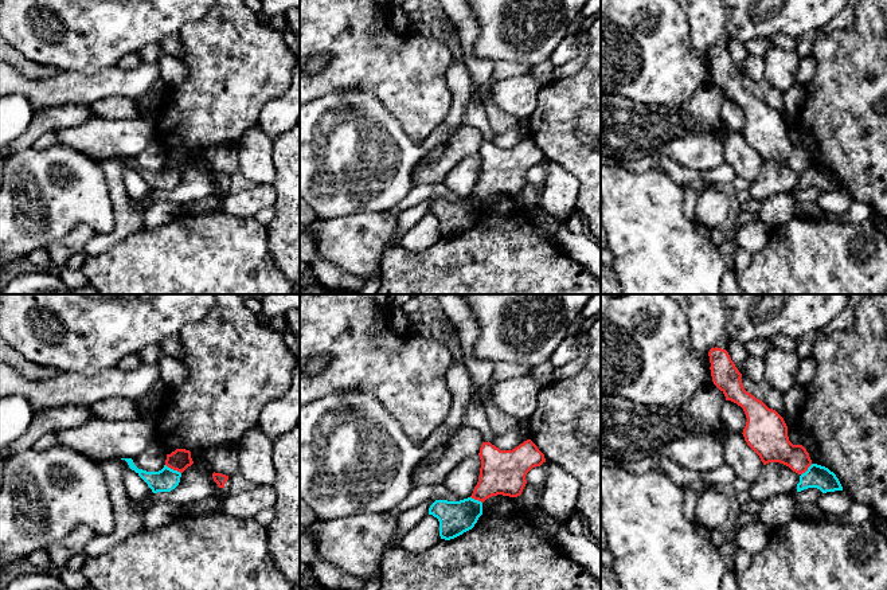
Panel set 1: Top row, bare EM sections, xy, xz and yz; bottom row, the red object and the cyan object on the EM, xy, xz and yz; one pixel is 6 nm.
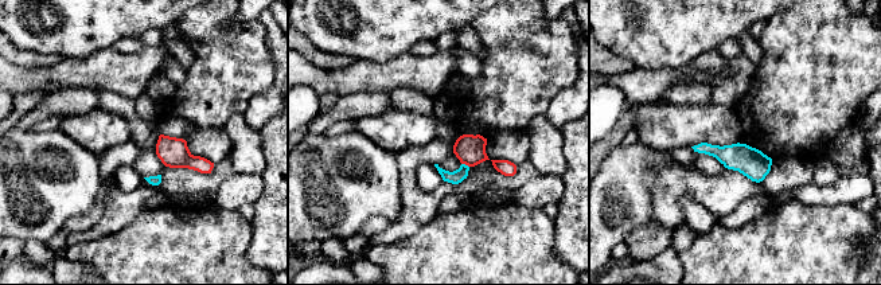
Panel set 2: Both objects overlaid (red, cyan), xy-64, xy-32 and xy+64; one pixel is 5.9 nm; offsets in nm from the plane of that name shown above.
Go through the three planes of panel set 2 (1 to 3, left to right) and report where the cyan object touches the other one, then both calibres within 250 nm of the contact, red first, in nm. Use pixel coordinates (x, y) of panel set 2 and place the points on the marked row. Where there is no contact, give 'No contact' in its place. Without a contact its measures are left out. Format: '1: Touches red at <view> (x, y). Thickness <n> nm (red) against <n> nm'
1: No contact
2: Touches red at xy-32 (466, 164). Thickness 180 nm (red) against 80 nm
3: No contact

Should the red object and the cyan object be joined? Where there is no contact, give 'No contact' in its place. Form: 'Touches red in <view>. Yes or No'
Touches red in xy. No

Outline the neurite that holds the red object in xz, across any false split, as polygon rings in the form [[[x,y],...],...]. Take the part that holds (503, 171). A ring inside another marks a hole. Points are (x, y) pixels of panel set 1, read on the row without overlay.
[[[531,138],[512,149],[500,149],[491,141],[482,141],[478,155],[480,175],[470,196],[481,202],[497,194],[520,195],[527,172],[546,161],[544,153]]]

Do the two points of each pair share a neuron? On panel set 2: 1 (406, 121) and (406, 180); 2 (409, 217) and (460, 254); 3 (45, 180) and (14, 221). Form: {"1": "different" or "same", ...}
{"1": "different", "2": "different", "3": "same"}

